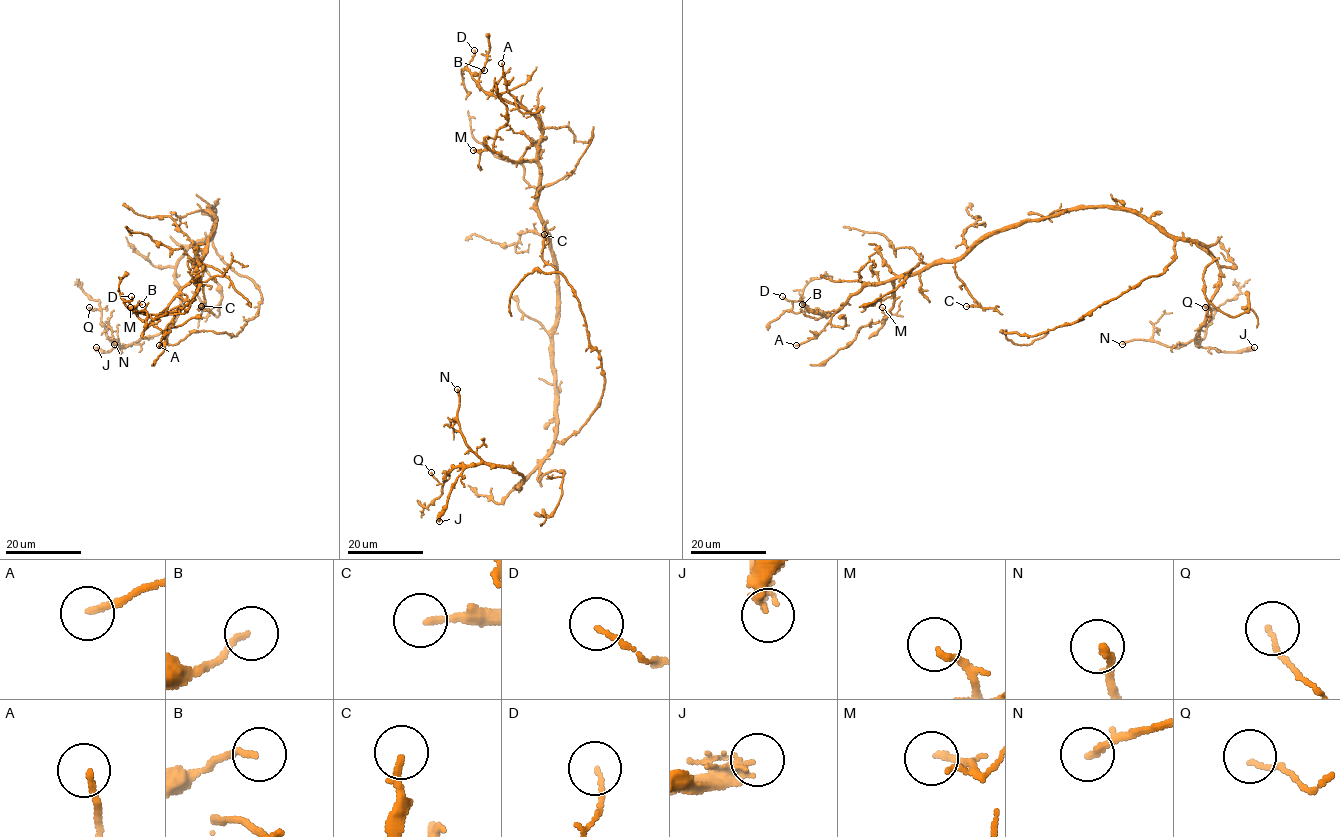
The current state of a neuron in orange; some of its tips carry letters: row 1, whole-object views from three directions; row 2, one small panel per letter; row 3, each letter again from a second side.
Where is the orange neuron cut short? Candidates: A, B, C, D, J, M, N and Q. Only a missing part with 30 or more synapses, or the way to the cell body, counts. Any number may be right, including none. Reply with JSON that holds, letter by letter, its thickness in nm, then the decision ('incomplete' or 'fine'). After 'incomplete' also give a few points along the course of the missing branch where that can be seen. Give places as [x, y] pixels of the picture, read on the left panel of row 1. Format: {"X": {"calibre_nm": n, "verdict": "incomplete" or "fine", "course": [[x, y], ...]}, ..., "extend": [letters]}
{"A": {"calibre_nm": 190, "verdict": "fine"}, "B": {"calibre_nm": 150, "verdict": "fine"}, "C": {"calibre_nm": 190, "verdict": "fine"}, "D": {"calibre_nm": 130, "verdict": "fine"}, "J": {"calibre_nm": 190, "verdict": "fine"}, "M": {"calibre_nm": 190, "verdict": "fine"}, "N": {"calibre_nm": 180, "verdict": "fine"}, "Q": {"calibre_nm": 110, "verdict": "fine"}, "extend": []}

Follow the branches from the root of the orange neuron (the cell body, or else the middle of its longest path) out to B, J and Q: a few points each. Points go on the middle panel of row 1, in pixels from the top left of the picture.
B: (553, 360), (557, 270), (550, 235), (537, 206), (542, 128), (524, 107), (481, 89), (472, 76), (484, 70)
J: (553, 360), (556, 438), (551, 453), (518, 486), (523, 476), (508, 468), (467, 466), (457, 478), (439, 521)
Q: (553, 360), (556, 438), (551, 453), (518, 486), (521, 474), (488, 464), (459, 465), (443, 484), (431, 472)

